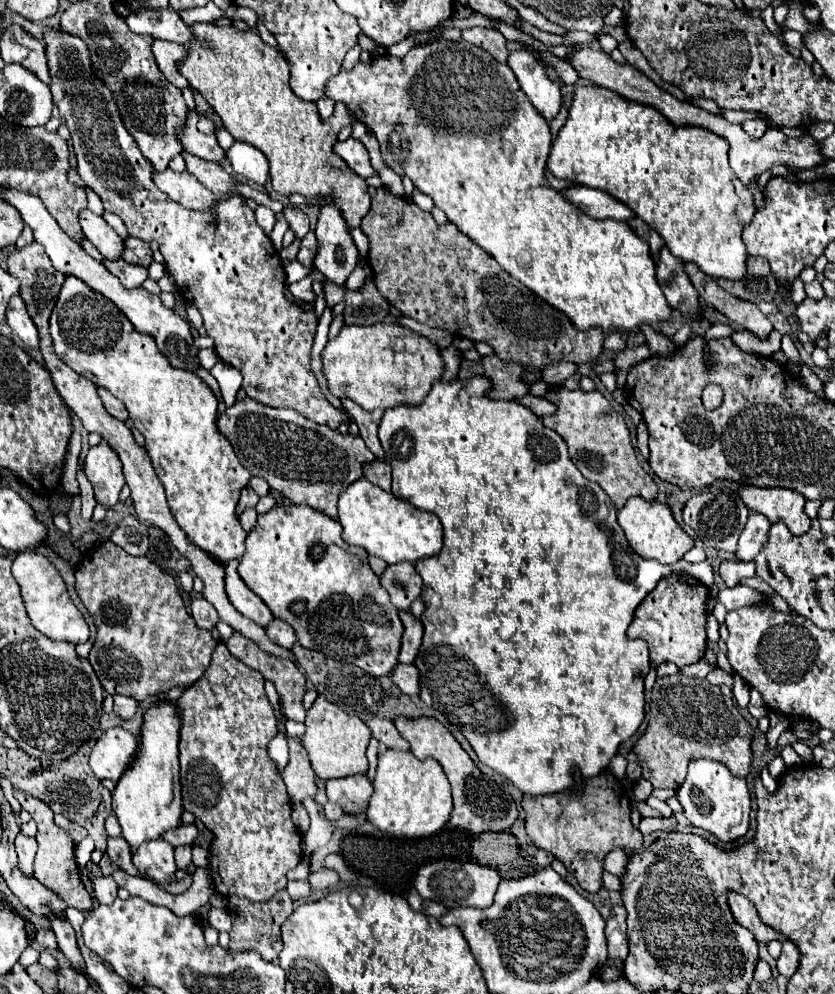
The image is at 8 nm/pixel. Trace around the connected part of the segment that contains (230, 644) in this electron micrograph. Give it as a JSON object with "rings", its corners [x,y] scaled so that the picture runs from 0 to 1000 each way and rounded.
{"rings":[[[279,636],[277,641],[271,644],[269,649],[274,656],[289,664],[291,668],[296,668],[298,672],[308,674],[315,678],[317,684],[325,684],[334,696],[334,702],[337,702],[337,708],[339,708],[339,714],[341,714],[341,720],[346,724],[353,724],[353,726],[365,726],[365,712],[363,712],[363,700],[365,700],[365,680],[360,678],[360,674],[356,672],[353,666],[344,664],[344,662],[337,662],[337,660],[329,660],[329,658],[322,658],[317,654],[310,652],[310,648],[305,648],[301,642],[286,638],[286,636]]]}

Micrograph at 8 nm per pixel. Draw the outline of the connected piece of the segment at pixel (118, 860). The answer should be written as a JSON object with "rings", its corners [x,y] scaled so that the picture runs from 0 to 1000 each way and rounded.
{"rings":[[[131,843],[131,851],[128,851],[128,861],[133,863],[133,867],[135,869],[140,869],[145,875],[150,875],[152,879],[157,879],[157,881],[169,881],[169,883],[176,883],[176,881],[171,881],[159,869],[157,869],[157,853],[154,853],[154,849],[147,845],[147,843]]]}

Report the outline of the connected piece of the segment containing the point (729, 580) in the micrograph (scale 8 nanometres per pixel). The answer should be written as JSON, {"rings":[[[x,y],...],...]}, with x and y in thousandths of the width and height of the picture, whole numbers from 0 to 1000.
{"rings":[[[866,563],[861,567],[861,579],[866,581],[871,592],[878,592],[885,588],[887,581],[904,579],[902,565],[883,565],[883,563]]]}

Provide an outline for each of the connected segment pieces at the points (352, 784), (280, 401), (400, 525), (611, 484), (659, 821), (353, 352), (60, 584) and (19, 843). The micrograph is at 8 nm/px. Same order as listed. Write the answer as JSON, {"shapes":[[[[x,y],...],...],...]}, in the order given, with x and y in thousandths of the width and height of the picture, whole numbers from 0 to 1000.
{"shapes":[[[[440,779],[392,785],[392,803],[411,813],[413,819],[435,821],[447,799],[447,789]]],[[[56,28],[54,44],[56,64],[61,72],[63,103],[71,109],[71,115],[75,117],[80,129],[85,131],[95,177],[104,181],[104,185],[109,185],[111,193],[121,199],[126,211],[140,215],[150,223],[157,237],[190,243],[190,252],[198,258],[202,278],[207,278],[222,302],[238,310],[248,338],[257,342],[257,352],[262,360],[281,368],[291,376],[291,392],[296,394],[296,398],[327,410],[351,410],[365,421],[380,427],[392,427],[399,433],[408,425],[418,425],[420,421],[416,419],[416,414],[404,412],[392,404],[372,374],[370,360],[380,320],[375,312],[365,314],[360,312],[360,308],[341,300],[339,266],[325,241],[305,223],[305,213],[293,205],[293,199],[277,197],[272,201],[265,201],[262,207],[255,211],[226,211],[207,203],[198,193],[190,193],[190,189],[186,189],[186,183],[181,181],[181,165],[171,161],[171,155],[166,153],[162,141],[157,141],[157,135],[147,129],[147,121],[143,117],[133,91],[109,72],[109,60],[104,60],[104,44],[99,44],[99,40],[90,36],[71,32],[71,28]]],[[[430,481],[406,499],[406,527],[411,529],[411,543],[416,547],[437,551],[442,557],[459,561],[463,567],[475,567],[475,565],[495,565],[497,567],[504,561],[526,557],[526,553],[531,549],[531,531],[521,517],[499,513],[497,509],[473,501],[468,495],[454,493],[454,489],[447,489],[440,481]]],[[[667,388],[662,394],[657,392],[650,400],[665,406],[665,414],[648,421],[650,427],[665,433],[677,443],[686,467],[703,483],[715,485],[739,511],[744,511],[756,499],[768,499],[772,503],[784,501],[787,489],[760,461],[760,453],[756,449],[756,439],[746,419],[732,410],[729,402],[720,394],[679,392],[677,388]]],[[[801,821],[801,823],[768,823],[768,839],[780,839],[780,837],[806,837],[811,831],[811,823]]],[[[478,326],[416,328],[387,352],[387,374],[392,388],[404,400],[420,400],[435,412],[473,410],[478,406],[502,406],[516,386],[531,376],[528,352],[509,338]]],[[[28,555],[25,563],[28,565],[16,565],[13,573],[25,590],[28,610],[32,614],[37,628],[61,644],[78,644],[85,648],[102,646],[107,642],[107,630],[99,624],[97,616],[90,612],[71,573],[61,565],[54,565],[54,561],[42,555]]],[[[23,839],[18,843],[18,853],[20,853],[20,861],[23,861],[23,869],[28,873],[28,877],[32,877],[35,881],[40,881],[40,863],[42,863],[42,843],[28,841]]]]}

